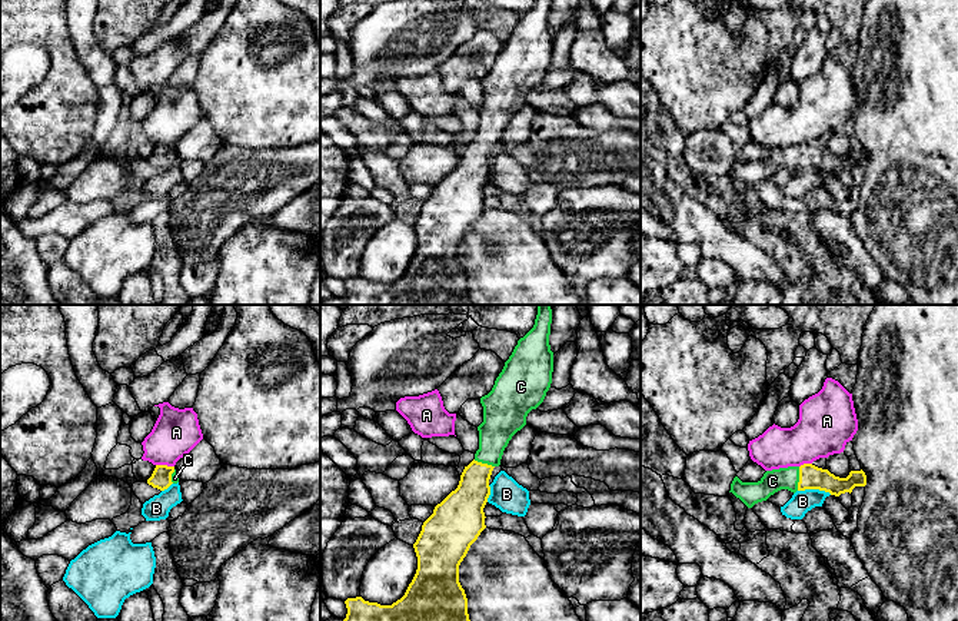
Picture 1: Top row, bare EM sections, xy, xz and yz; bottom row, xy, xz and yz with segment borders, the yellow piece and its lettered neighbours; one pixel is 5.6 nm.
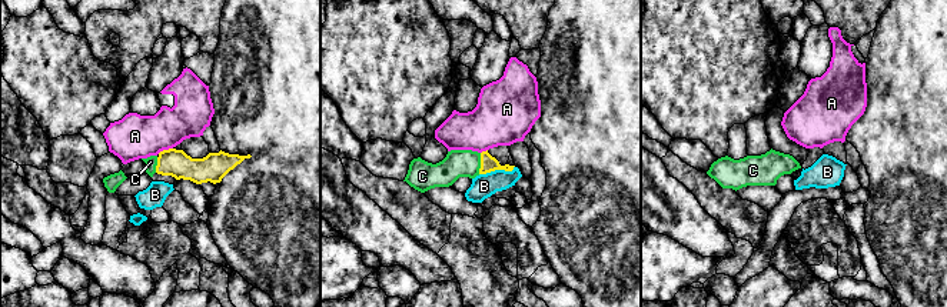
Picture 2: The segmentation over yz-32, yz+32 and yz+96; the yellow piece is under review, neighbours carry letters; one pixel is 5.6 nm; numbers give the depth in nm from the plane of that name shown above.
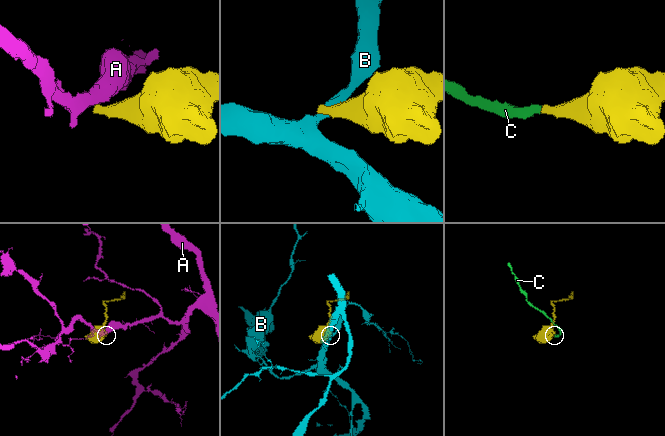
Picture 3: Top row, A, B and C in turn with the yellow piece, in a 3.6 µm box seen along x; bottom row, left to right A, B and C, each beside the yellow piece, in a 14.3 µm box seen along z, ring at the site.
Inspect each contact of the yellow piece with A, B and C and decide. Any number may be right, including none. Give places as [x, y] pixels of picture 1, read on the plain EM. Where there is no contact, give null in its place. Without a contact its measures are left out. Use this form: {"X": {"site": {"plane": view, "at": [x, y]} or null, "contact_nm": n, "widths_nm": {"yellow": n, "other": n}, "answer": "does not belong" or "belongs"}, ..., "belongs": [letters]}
{"A": {"site": {"plane": "xy", "at": [165, 145]}, "contact_nm": 110, "widths_nm": {"yellow": 120, "other": 260}, "answer": "does not belong"}, "B": {"site": {"plane": "yz", "at": [815, 168]}, "contact_nm": 190, "widths_nm": {"yellow": 140, "other": 130}, "answer": "does not belong"}, "C": {"site": {"plane": "yz", "at": [800, 158]}, "contact_nm": 140, "widths_nm": {"yellow": 140, "other": 130}, "answer": "belongs"}, "belongs": ["C"]}

